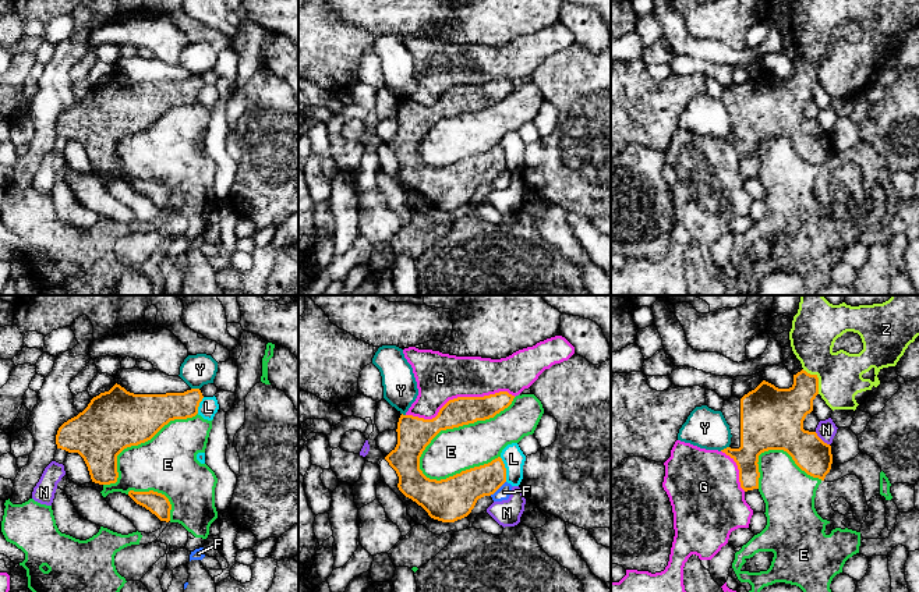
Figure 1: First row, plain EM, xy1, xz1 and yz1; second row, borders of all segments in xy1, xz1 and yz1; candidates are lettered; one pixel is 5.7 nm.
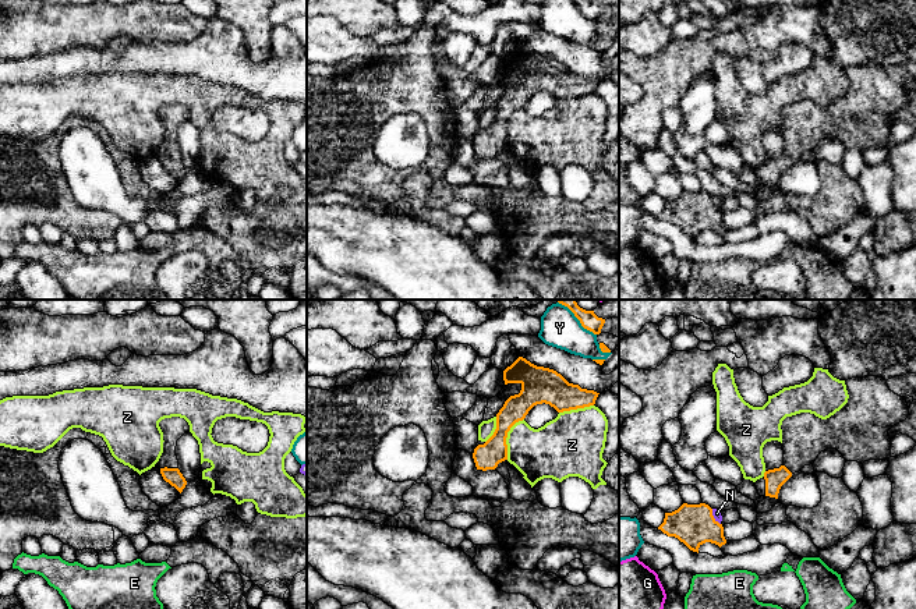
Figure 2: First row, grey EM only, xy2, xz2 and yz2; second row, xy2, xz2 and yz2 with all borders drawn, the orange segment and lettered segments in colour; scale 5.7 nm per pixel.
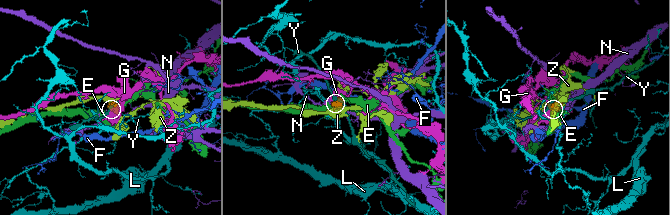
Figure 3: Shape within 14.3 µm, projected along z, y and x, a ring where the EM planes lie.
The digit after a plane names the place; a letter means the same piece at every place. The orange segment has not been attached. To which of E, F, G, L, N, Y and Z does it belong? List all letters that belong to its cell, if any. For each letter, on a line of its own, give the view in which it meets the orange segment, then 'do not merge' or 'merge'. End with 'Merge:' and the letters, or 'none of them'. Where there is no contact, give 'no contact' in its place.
E: xz1 | do not merge
F: xz1 | do not merge
G: xz1 | do not merge
L: xz1 | do not merge
N: yz1 | do not merge
Y: xz2 | do not merge
Z: xz2 | do not merge
Merge: none of them

